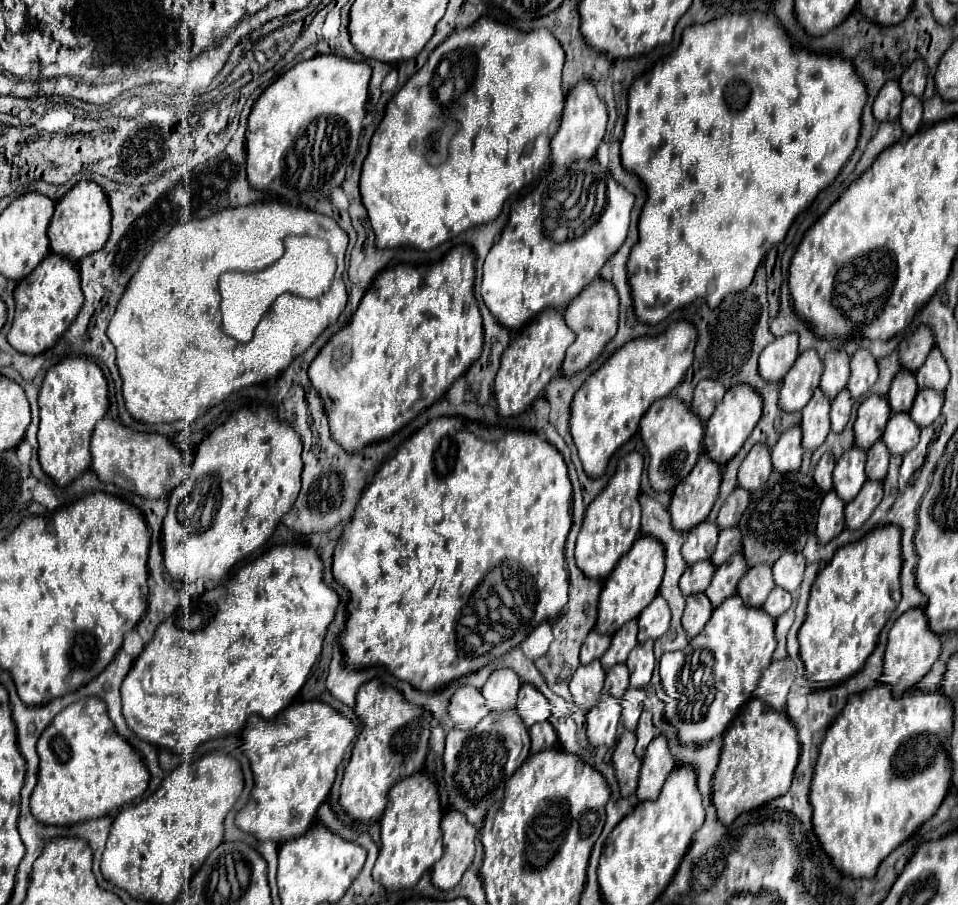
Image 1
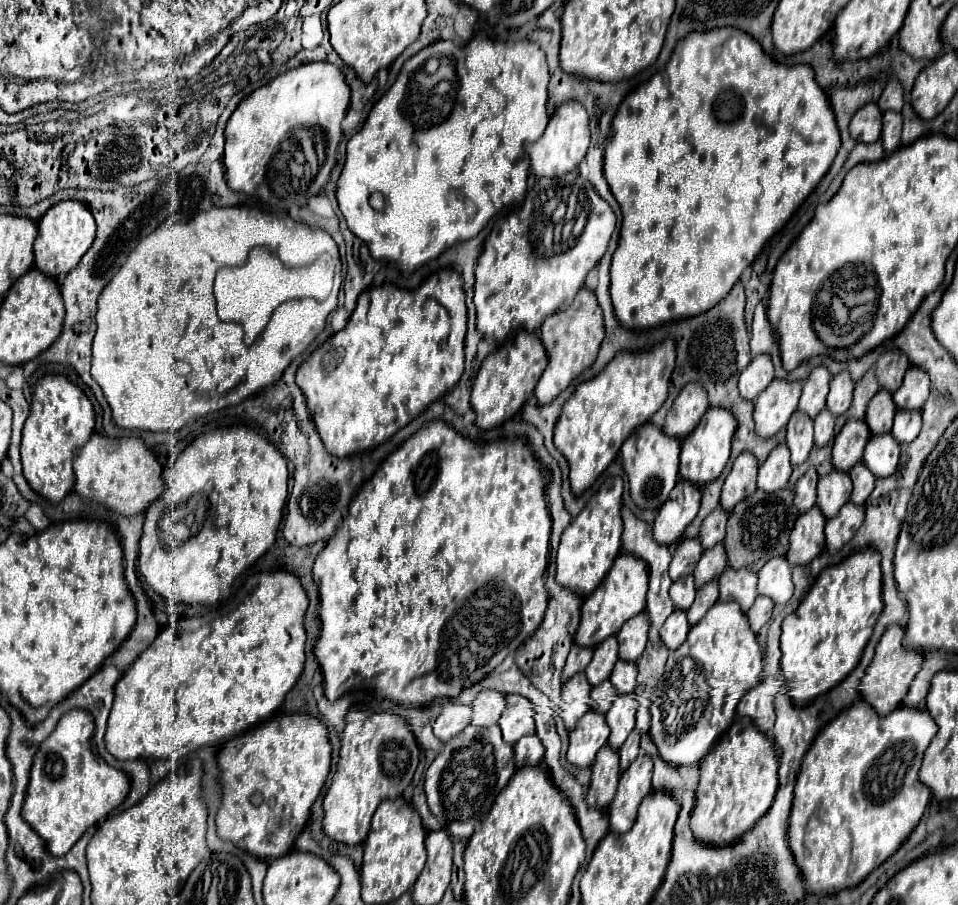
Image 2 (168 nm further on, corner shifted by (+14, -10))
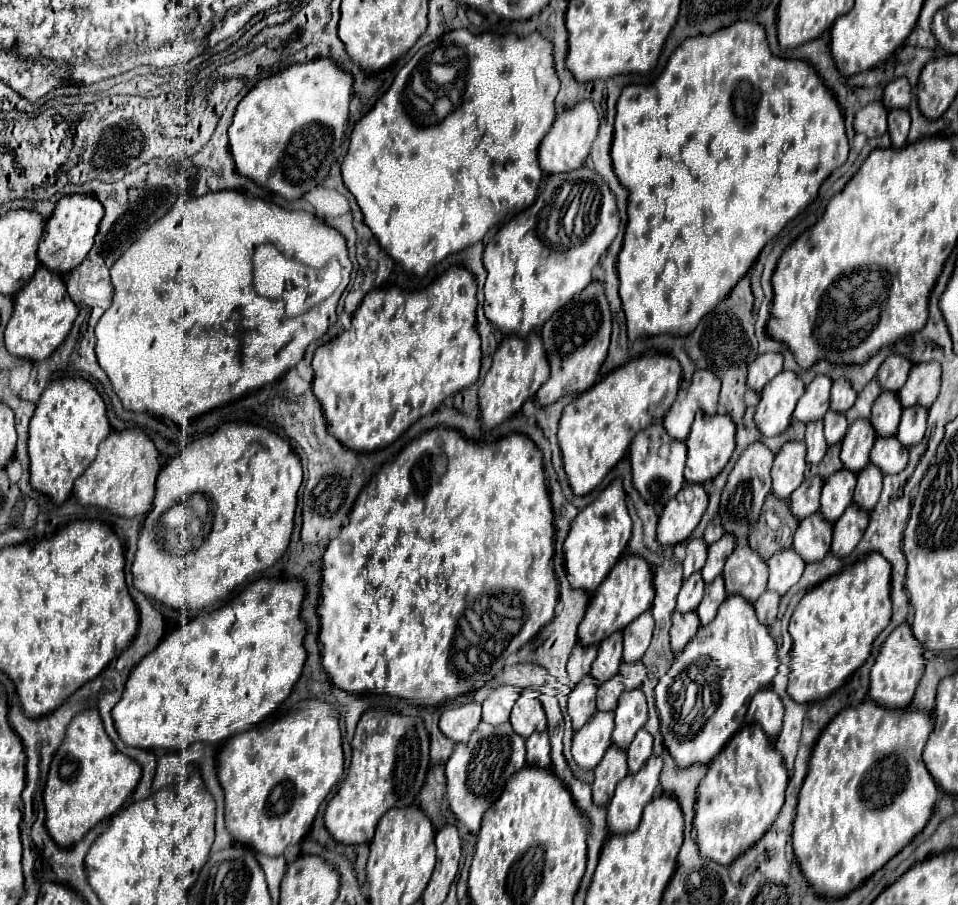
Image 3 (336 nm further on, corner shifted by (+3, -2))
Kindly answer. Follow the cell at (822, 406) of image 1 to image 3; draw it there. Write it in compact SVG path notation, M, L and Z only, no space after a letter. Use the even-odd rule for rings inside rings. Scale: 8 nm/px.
M812 420L806 424L806 440L804 440L806 448L808 448L808 454L806 454L806 462L810 464L818 464L824 454L826 454L826 438L824 438L824 432L822 432L822 420Z

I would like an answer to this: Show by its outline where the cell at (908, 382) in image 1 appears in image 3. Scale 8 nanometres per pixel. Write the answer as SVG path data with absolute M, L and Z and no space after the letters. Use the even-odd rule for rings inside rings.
M882 392L874 406L872 406L872 426L876 430L878 436L894 436L896 428L900 424L900 416L902 416L902 406L898 402L898 396L892 392Z

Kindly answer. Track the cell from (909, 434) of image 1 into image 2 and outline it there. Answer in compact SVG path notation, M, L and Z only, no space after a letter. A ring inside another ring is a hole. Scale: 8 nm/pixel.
M891 434L885 436L871 436L869 444L865 446L863 464L877 476L891 476L897 470L899 462L899 444L893 440Z

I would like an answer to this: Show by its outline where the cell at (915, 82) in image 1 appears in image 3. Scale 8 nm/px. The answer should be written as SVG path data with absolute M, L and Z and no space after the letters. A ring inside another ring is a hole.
M898 78L894 82L890 82L884 90L884 106L888 110L892 108L908 108L910 106L910 100L912 100L912 92L910 92L910 84L908 84L908 78Z

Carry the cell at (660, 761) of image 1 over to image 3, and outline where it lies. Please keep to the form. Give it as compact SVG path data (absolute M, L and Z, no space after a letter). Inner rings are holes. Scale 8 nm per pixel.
M650 756L644 768L640 768L640 772L628 774L616 786L616 794L608 806L610 834L632 832L640 824L644 806L656 794L660 772L662 772L662 760L658 756Z

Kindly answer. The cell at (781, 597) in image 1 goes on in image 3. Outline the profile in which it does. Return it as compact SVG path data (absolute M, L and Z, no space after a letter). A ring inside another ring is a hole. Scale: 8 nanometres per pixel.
M766 590L766 592L754 602L756 614L758 614L758 618L760 618L762 624L768 626L772 620L776 620L778 602L780 602L780 594L776 594L776 592L772 592L772 590Z

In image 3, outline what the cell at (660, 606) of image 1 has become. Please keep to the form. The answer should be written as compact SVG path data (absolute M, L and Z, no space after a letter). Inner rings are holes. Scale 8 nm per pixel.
M650 610L640 614L634 622L630 622L624 628L624 660L626 662L636 662L644 656L644 652L650 646L652 632L654 632L654 620Z

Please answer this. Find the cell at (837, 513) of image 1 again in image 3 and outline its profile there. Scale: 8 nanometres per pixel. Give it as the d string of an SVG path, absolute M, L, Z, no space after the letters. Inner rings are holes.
M814 512L812 516L800 520L798 530L794 534L794 550L800 554L804 562L822 560L832 544L832 522L824 520L822 512Z

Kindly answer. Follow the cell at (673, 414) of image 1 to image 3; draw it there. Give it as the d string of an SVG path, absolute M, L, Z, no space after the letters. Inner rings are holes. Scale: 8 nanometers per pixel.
M660 422L650 424L648 428L640 430L632 444L630 444L630 464L632 464L632 482L634 488L640 492L646 504L654 506L656 512L662 512L664 504L678 494L684 484L684 460L686 460L686 444L674 440L666 434Z

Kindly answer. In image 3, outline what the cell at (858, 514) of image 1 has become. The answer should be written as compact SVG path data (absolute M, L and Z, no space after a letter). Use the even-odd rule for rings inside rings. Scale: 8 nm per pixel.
M850 504L844 510L844 516L834 522L834 540L832 540L832 554L834 556L848 556L858 540L862 538L864 530L868 526L868 512L856 510L854 504Z

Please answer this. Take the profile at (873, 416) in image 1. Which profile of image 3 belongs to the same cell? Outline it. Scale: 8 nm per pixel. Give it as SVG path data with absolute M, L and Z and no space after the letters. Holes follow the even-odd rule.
M856 420L848 426L848 432L842 440L840 460L844 468L860 472L870 462L870 450L876 440L876 432L868 420Z

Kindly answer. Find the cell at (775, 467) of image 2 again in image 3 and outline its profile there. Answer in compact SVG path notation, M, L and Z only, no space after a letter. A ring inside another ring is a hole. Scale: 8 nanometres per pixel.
M788 442L780 448L772 466L772 494L780 500L788 500L790 494L804 480L806 466L804 442Z

